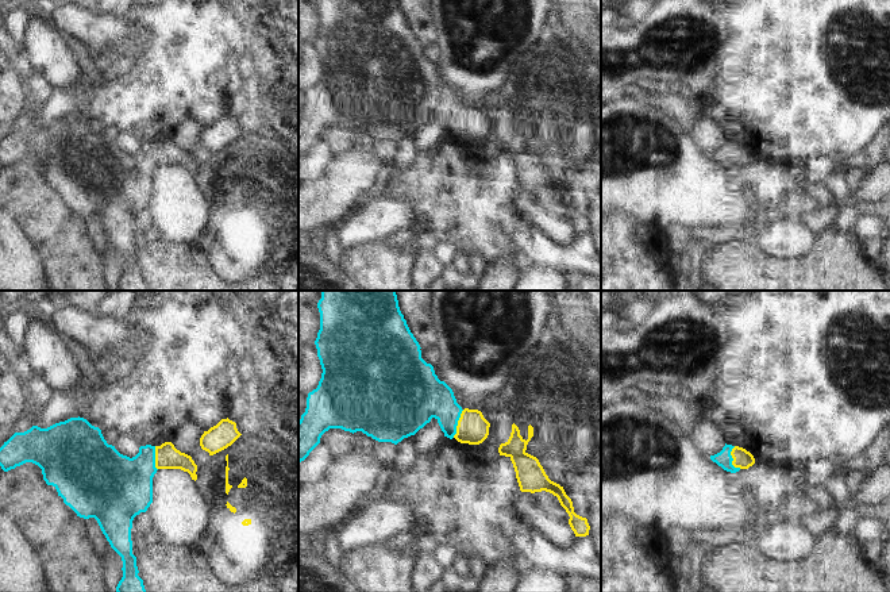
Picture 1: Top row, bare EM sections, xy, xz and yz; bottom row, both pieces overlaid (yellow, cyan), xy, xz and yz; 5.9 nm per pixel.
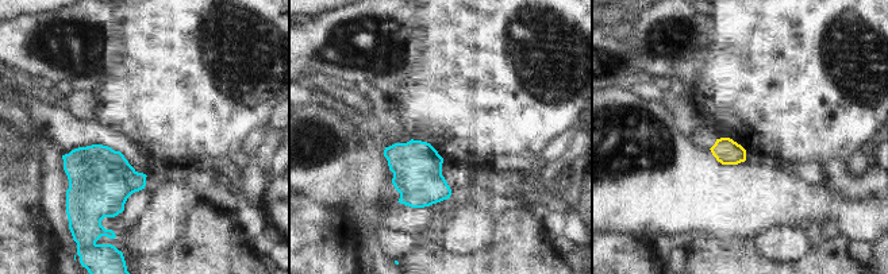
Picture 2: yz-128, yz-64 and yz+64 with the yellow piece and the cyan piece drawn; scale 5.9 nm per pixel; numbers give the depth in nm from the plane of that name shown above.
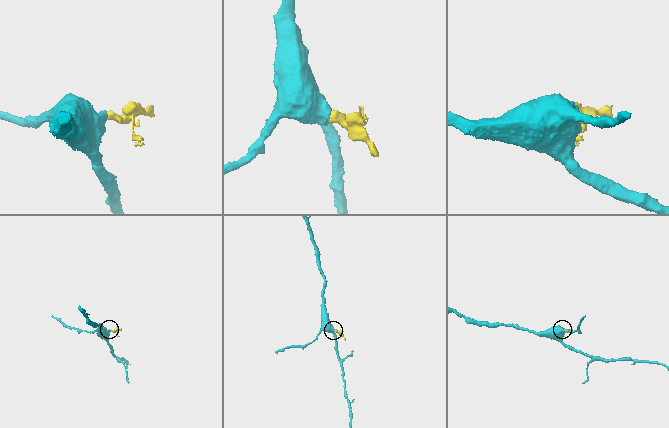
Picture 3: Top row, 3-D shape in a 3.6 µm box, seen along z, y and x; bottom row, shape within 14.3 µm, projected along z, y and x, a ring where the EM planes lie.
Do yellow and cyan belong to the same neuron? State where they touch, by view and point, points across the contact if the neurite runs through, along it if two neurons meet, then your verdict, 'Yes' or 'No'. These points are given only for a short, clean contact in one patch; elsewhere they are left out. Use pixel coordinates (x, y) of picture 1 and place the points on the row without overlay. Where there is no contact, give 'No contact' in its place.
Touches yellow at xz (458, 120). Path across: xz (473, 126), (458, 120), (434, 96), (426, 93). Yes

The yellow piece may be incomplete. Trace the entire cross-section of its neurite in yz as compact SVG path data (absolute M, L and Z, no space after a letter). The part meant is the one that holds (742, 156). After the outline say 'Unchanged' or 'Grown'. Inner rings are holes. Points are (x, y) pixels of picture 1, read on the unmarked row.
M727 141L720 150L710 153L710 157L731 170L748 166L755 161L755 155L750 149Z. Grown

